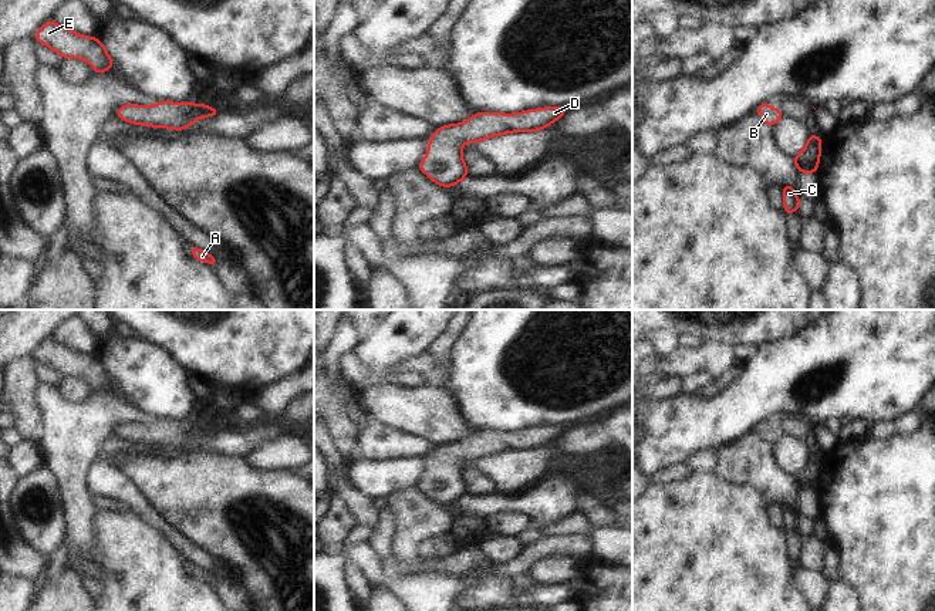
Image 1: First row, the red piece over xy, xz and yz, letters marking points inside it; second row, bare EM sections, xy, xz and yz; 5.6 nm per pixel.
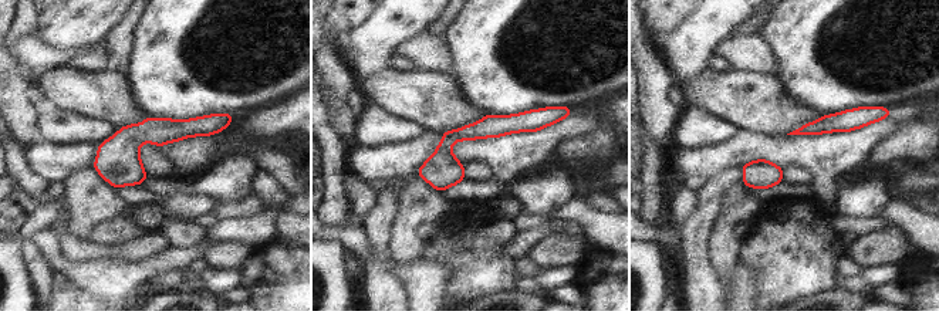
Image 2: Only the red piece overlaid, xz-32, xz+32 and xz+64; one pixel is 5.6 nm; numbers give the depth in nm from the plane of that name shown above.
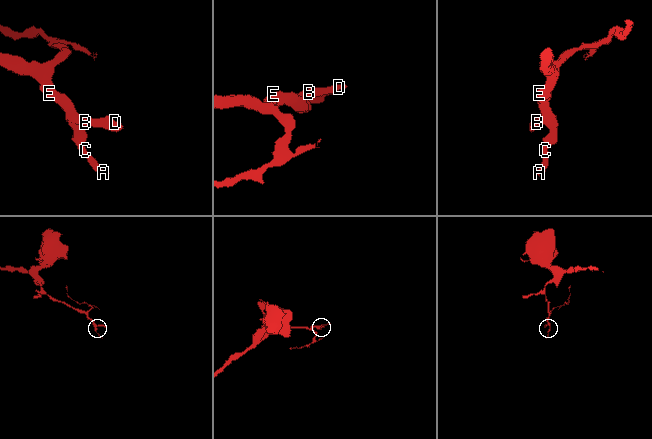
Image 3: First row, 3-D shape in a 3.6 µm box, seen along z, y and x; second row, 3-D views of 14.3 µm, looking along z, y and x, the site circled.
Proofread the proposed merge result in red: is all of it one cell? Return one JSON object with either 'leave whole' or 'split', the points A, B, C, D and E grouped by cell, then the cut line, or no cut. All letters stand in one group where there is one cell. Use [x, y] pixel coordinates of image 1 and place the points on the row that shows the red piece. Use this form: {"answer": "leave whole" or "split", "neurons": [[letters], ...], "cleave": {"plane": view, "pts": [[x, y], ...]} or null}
{"answer": "leave whole", "neurons": [["A", "B", "C", "D", "E"]], "cleave": null}

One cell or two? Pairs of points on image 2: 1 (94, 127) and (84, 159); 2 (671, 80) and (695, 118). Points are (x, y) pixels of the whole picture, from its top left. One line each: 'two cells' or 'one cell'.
1: two cells
2: two cells

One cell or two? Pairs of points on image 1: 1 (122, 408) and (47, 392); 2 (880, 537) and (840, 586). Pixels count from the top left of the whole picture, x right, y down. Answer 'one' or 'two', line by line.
1: one
2: two

